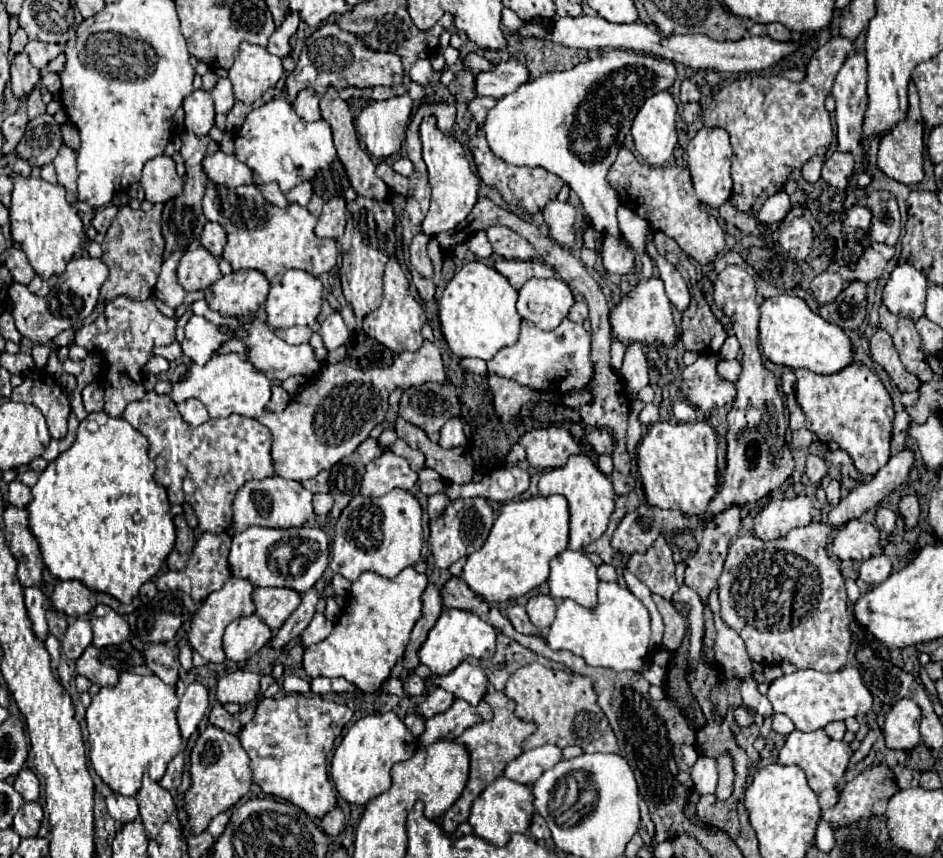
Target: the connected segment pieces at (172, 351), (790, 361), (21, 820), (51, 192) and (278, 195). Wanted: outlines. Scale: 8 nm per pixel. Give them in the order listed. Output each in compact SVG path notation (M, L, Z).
M175 341L173 345L167 345L167 347L157 347L157 351L153 351L155 355L163 355L165 359L169 361L177 361L181 357L181 345Z
M779 295L767 299L761 307L759 321L759 343L763 355L775 365L785 365L789 369L811 369L813 373L833 375L855 363L855 351L849 333L837 323L825 321L821 315L813 313L803 299L797 295Z
M25 803L21 807L21 811L15 815L13 821L13 829L21 835L21 837L35 837L39 833L43 821L43 809L39 803Z
M13 177L15 189L9 207L11 221L11 237L19 243L21 251L27 255L29 265L41 279L49 279L53 275L61 275L65 265L73 259L73 255L85 243L83 223L77 211L65 199L65 187L57 187L45 183L43 179L33 177Z
M269 183L269 185L259 185L259 191L265 195L265 199L277 207L287 207L289 201L285 199L285 193L281 193L277 183Z

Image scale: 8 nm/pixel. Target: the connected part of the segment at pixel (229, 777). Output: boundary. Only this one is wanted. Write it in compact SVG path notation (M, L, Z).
M207 725L207 729L199 735L193 751L191 751L191 789L185 795L185 807L189 813L189 827L193 833L201 833L207 829L211 819L233 807L253 783L249 771L249 757L241 747L239 739L215 725Z

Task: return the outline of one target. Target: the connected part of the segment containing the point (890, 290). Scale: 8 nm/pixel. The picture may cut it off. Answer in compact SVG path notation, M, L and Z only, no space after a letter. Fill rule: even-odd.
M897 265L883 287L881 299L891 313L915 321L925 311L925 289L927 279L921 271L911 265Z

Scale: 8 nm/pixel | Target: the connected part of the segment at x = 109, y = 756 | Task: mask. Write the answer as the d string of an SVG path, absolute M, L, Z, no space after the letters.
M121 673L119 685L115 687L101 687L101 691L93 697L87 709L87 729L89 729L89 757L95 773L111 787L113 793L133 797L141 789L143 775L149 775L153 781L159 781L165 775L167 763L185 749L185 741L181 737L177 725L177 711L179 699L175 695L175 687L163 683L157 675L135 675L135 673Z

